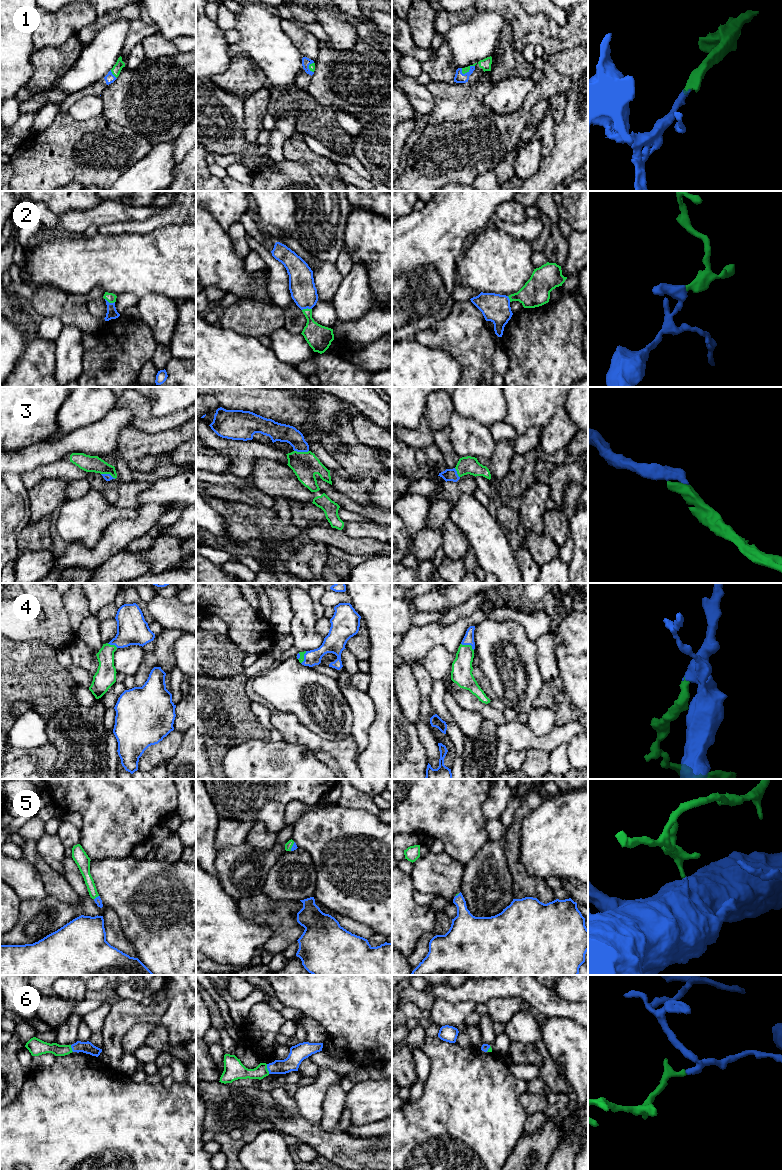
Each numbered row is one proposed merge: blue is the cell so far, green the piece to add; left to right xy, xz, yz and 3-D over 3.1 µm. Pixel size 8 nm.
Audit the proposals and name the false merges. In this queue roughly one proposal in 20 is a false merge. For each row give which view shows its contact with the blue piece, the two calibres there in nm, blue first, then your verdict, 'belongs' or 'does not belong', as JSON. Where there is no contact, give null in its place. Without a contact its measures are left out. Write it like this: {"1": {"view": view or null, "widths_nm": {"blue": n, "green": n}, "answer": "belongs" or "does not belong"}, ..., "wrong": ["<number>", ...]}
{"1": {"view": "xy", "widths_nm": {"blue": 80, "green": 70}, "answer": "belongs"}, "2": {"view": "xy", "widths_nm": {"blue": 90, "green": 80}, "answer": "belongs"}, "3": {"view": "xz", "widths_nm": {"blue": 140, "green": 220}, "answer": "belongs"}, "4": {"view": "yz", "widths_nm": {"blue": 90, "green": 170}, "answer": "belongs"}, "5": {"view": "xy", "widths_nm": {"blue": 60, "green": 80}, "answer": "belongs"}, "6": {"view": "xz", "widths_nm": {"blue": 120, "green": 150}, "answer": "belongs"}, "wrong": []}

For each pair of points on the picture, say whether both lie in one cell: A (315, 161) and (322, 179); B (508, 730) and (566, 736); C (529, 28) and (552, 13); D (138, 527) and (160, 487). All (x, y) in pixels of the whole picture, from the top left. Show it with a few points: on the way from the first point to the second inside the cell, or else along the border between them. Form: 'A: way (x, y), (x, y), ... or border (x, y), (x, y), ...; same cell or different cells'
A: way (319, 165), (322, 169), (322, 175); same cell
B: way (522, 737), (531, 741), (552, 740); same cell
C: border (524, 10), (543, 13), (561, 25), (568, 23); different cells
D: border (140, 504), (162, 503), (170, 506); different cells

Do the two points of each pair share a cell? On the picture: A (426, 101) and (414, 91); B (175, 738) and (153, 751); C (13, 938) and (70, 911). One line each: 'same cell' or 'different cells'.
A: same cell
B: same cell
C: same cell

